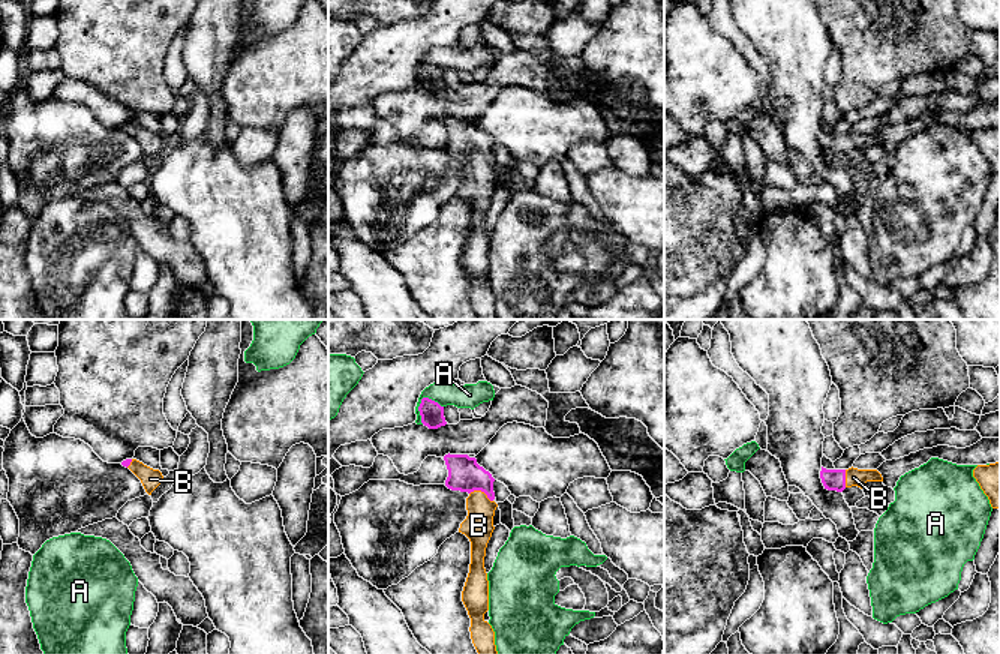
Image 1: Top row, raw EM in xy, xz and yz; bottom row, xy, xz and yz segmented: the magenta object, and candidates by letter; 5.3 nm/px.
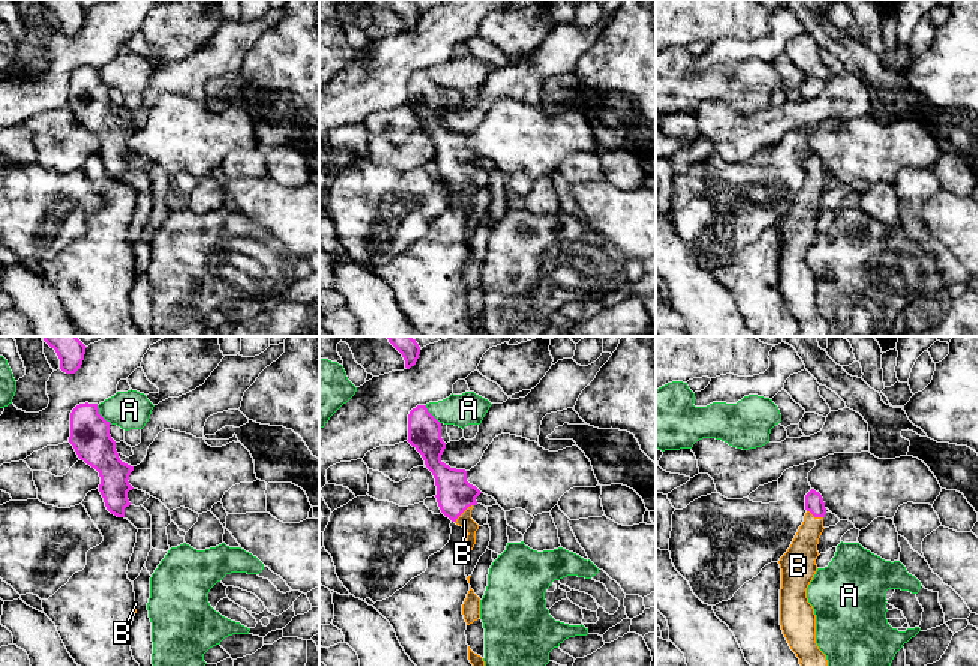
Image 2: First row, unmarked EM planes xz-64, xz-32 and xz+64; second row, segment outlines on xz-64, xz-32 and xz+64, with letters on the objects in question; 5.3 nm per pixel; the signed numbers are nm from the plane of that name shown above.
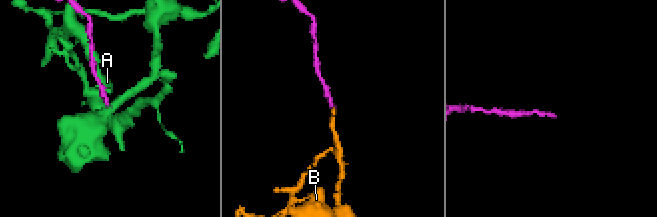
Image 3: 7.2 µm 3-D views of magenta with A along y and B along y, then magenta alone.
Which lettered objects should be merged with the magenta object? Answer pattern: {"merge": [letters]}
{"merge": ["B"]}

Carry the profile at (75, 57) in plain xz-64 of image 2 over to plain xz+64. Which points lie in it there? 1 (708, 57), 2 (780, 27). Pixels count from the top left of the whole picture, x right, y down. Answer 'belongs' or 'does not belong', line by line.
1: belongs
2: belongs

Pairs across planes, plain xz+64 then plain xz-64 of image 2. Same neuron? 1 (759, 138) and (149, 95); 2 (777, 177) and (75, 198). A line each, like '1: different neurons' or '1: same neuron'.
1: same neuron
2: same neuron

